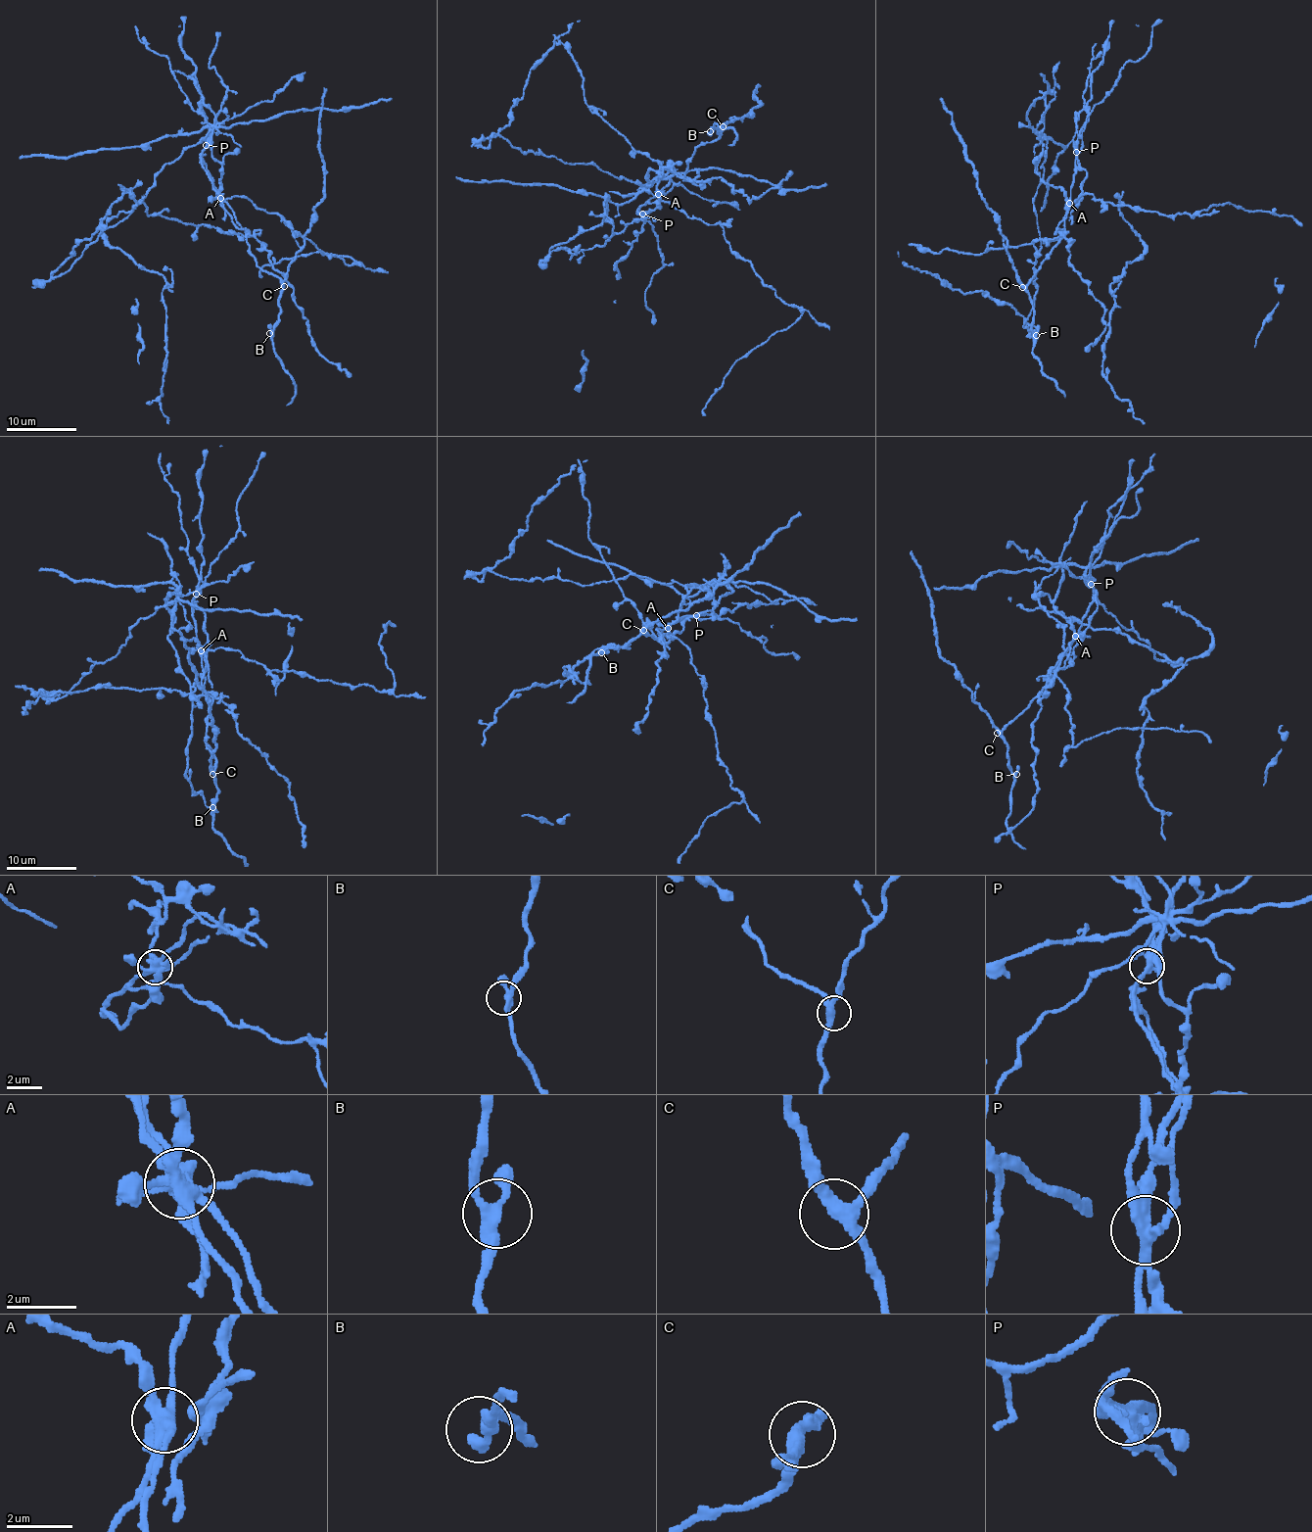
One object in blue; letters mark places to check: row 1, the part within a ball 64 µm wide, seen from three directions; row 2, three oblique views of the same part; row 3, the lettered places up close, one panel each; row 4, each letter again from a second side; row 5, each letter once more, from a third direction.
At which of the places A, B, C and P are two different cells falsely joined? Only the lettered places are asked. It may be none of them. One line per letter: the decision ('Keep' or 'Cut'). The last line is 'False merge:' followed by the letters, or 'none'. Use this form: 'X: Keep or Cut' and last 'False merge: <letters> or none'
A: Cut
B: Keep
C: Keep
P: Cut
False merge: A, P

